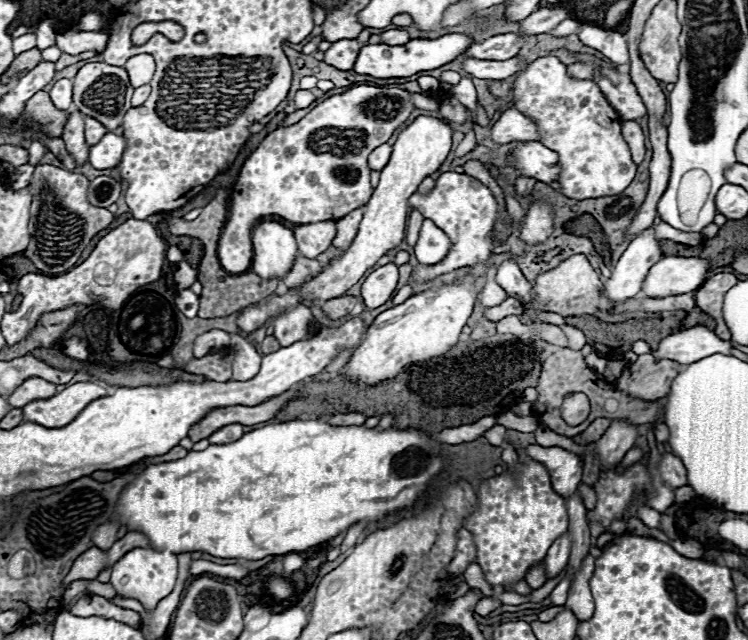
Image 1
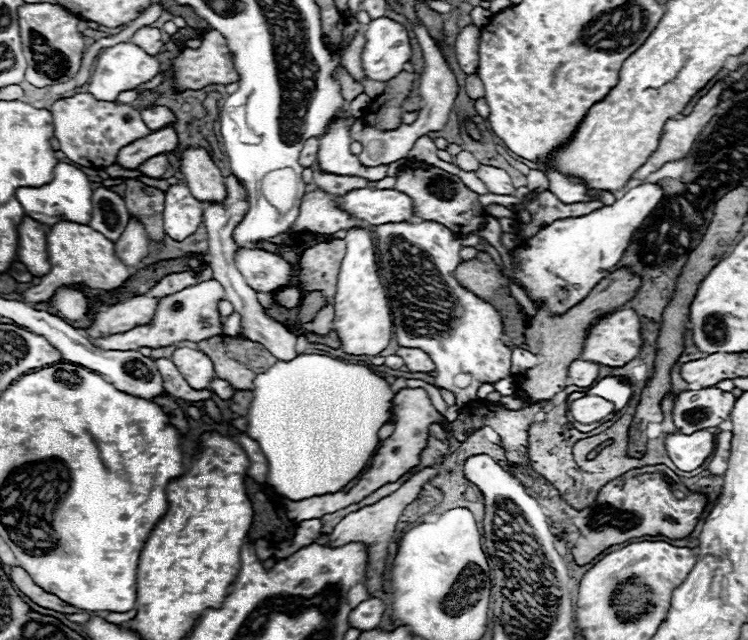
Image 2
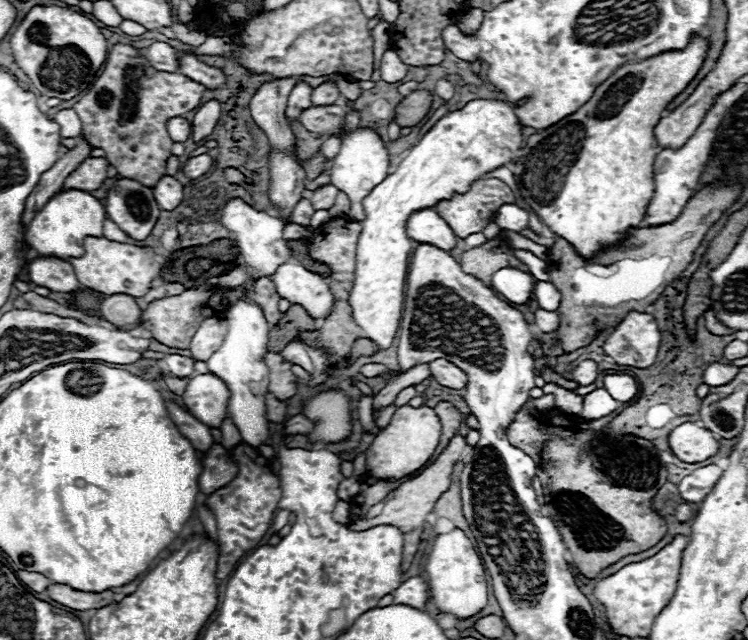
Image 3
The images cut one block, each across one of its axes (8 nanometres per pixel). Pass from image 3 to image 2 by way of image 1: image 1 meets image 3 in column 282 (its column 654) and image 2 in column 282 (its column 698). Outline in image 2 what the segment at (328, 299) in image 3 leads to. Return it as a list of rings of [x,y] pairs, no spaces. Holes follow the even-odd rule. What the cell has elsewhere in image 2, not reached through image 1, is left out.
[[[240,248],[234,254],[234,264],[256,292],[274,292],[290,284],[292,266],[278,254],[260,248]]]

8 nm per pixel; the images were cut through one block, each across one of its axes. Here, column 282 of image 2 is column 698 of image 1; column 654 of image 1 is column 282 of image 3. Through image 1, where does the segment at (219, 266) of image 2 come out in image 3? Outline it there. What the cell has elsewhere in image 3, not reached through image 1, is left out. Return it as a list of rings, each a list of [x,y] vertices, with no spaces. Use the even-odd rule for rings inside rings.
[[[298,340],[288,342],[280,354],[282,354],[286,360],[290,360],[292,364],[298,364],[298,366],[302,366],[302,368],[304,368],[304,370],[308,370],[308,372],[312,372],[312,370],[314,370],[312,360],[310,360],[310,356],[308,356],[306,348],[304,348]]]

